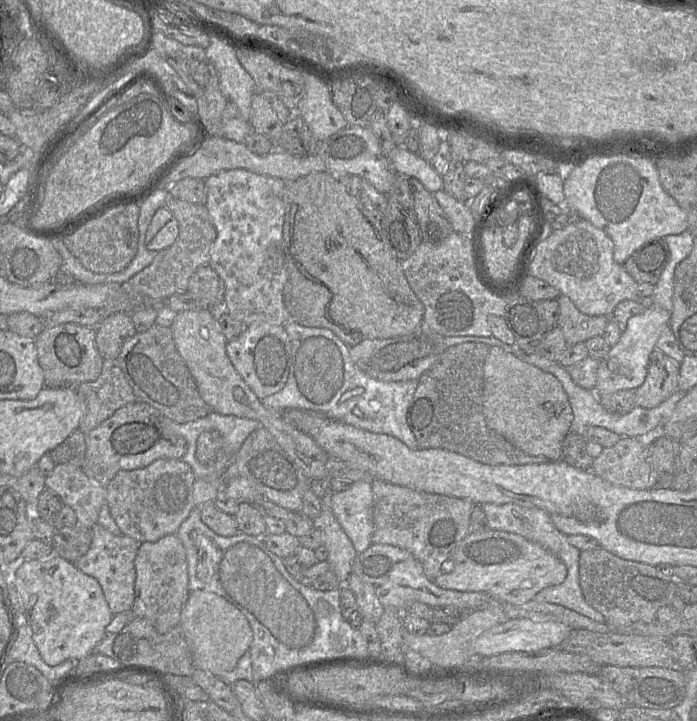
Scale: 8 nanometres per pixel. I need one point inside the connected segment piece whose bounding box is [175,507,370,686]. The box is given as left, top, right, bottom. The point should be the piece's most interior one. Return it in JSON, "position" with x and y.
{"position":[288,629]}

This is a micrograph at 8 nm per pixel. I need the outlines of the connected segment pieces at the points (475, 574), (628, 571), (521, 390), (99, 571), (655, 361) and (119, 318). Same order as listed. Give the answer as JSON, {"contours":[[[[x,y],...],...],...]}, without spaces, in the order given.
{"contours":[[[[487,530],[472,532],[462,539],[452,552],[453,569],[442,573],[433,583],[440,588],[461,592],[483,592],[490,595],[496,602],[505,605],[522,605],[531,600],[544,588],[561,584],[566,576],[565,565],[550,551],[524,537],[503,531]]],[[[601,547],[580,552],[579,584],[586,602],[605,617],[608,627],[652,622],[658,609],[678,595],[674,575],[668,578],[655,566],[622,559]]],[[[498,346],[489,348],[483,372],[483,415],[487,426],[529,456],[561,460],[562,442],[570,431],[573,413],[558,379]]],[[[99,524],[91,528],[92,541],[86,554],[74,564],[84,574],[96,579],[100,584],[105,600],[113,615],[130,611],[135,599],[136,572],[134,560],[139,542],[125,535],[114,535]]],[[[654,349],[643,384],[633,390],[635,406],[654,408],[676,392],[679,366],[674,359]]],[[[128,312],[105,315],[96,328],[96,346],[103,359],[117,359],[123,343],[137,333]]]]}

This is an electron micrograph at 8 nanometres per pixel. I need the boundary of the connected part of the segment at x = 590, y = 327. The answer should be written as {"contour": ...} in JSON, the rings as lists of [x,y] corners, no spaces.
{"contour":[[[565,295],[557,297],[559,318],[557,327],[563,333],[567,345],[584,343],[596,336],[603,336],[609,317],[588,316],[581,313]]]}

